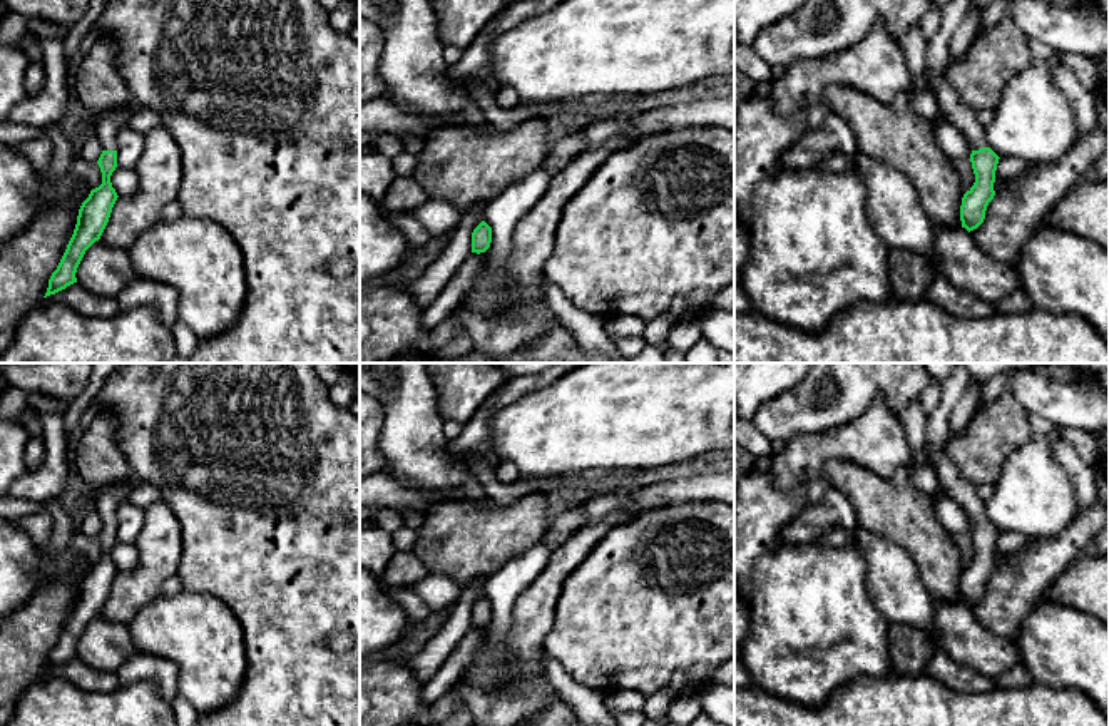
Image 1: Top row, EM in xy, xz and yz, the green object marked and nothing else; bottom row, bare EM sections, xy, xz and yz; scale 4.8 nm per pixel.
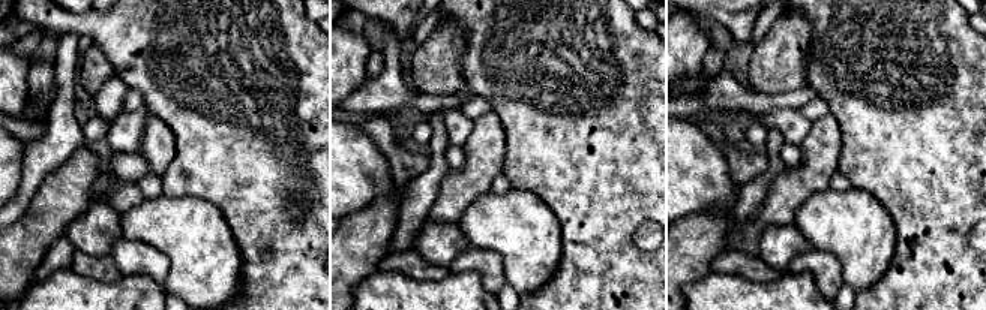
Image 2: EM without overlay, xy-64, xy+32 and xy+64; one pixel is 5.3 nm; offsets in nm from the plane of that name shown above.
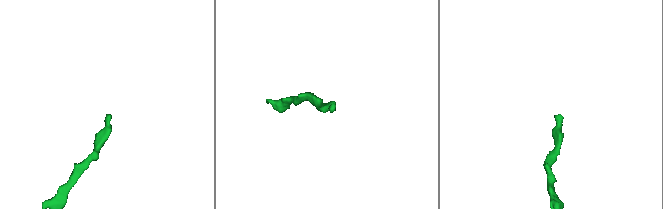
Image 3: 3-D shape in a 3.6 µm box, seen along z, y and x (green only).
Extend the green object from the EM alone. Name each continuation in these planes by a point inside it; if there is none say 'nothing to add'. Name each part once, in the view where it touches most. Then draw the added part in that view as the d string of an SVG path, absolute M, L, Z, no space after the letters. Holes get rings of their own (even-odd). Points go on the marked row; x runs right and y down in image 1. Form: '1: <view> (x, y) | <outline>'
1: yz (954, 109) | M925 65L925 79L928 90L937 97L942 117L952 122L968 141L972 151L989 147L985 129L977 119L977 112L970 109L950 85L945 72L935 72Z

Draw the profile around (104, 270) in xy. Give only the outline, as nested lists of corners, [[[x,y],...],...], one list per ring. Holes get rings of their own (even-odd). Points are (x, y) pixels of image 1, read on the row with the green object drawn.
[[[99,239],[85,251],[75,278],[95,294],[117,298],[122,288],[137,278],[137,273],[127,249],[107,246]]]

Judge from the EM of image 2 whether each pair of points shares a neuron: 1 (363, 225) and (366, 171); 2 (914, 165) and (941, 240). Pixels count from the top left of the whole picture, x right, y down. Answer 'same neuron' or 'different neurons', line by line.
1: different neurons
2: same neuron

